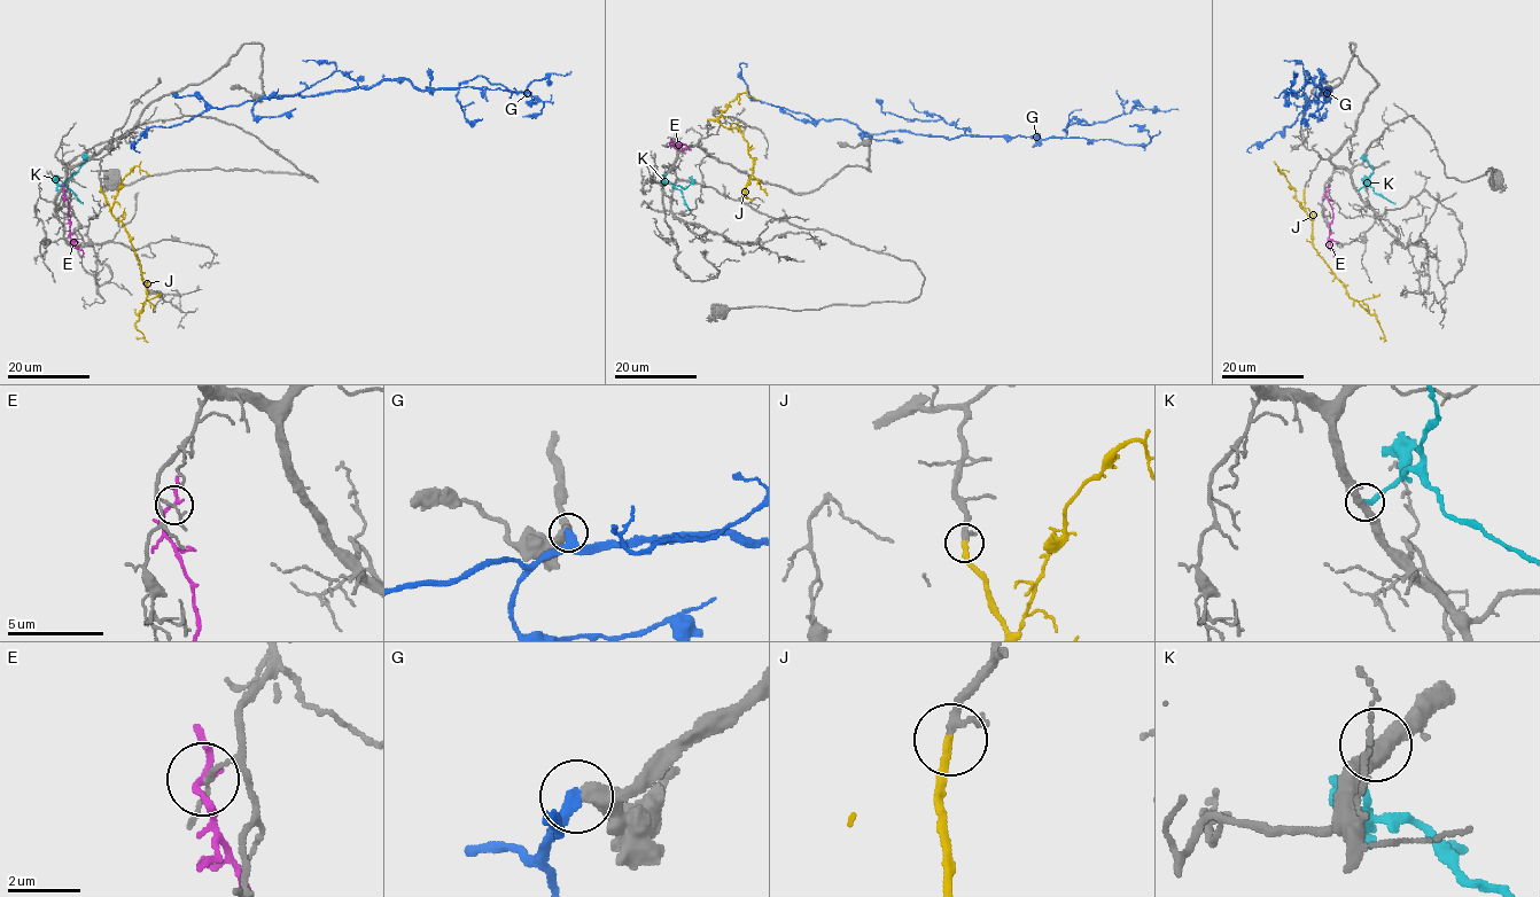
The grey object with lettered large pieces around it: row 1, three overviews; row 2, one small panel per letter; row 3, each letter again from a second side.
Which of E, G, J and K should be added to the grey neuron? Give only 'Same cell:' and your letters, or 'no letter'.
Same cell: G, J

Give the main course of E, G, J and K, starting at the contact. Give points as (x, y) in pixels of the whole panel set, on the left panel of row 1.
E: (63, 190), (70, 217), (70, 240), (84, 256)
G: (264, 94), (314, 95), (404, 79), (421, 90), (456, 88), (477, 76), (521, 92), (551, 72), (570, 71)
J: (100, 187), (109, 211), (129, 235), (147, 286), (147, 297), (135, 327), (144, 335), (137, 337)
K: (57, 190), (86, 161), (82, 155)

